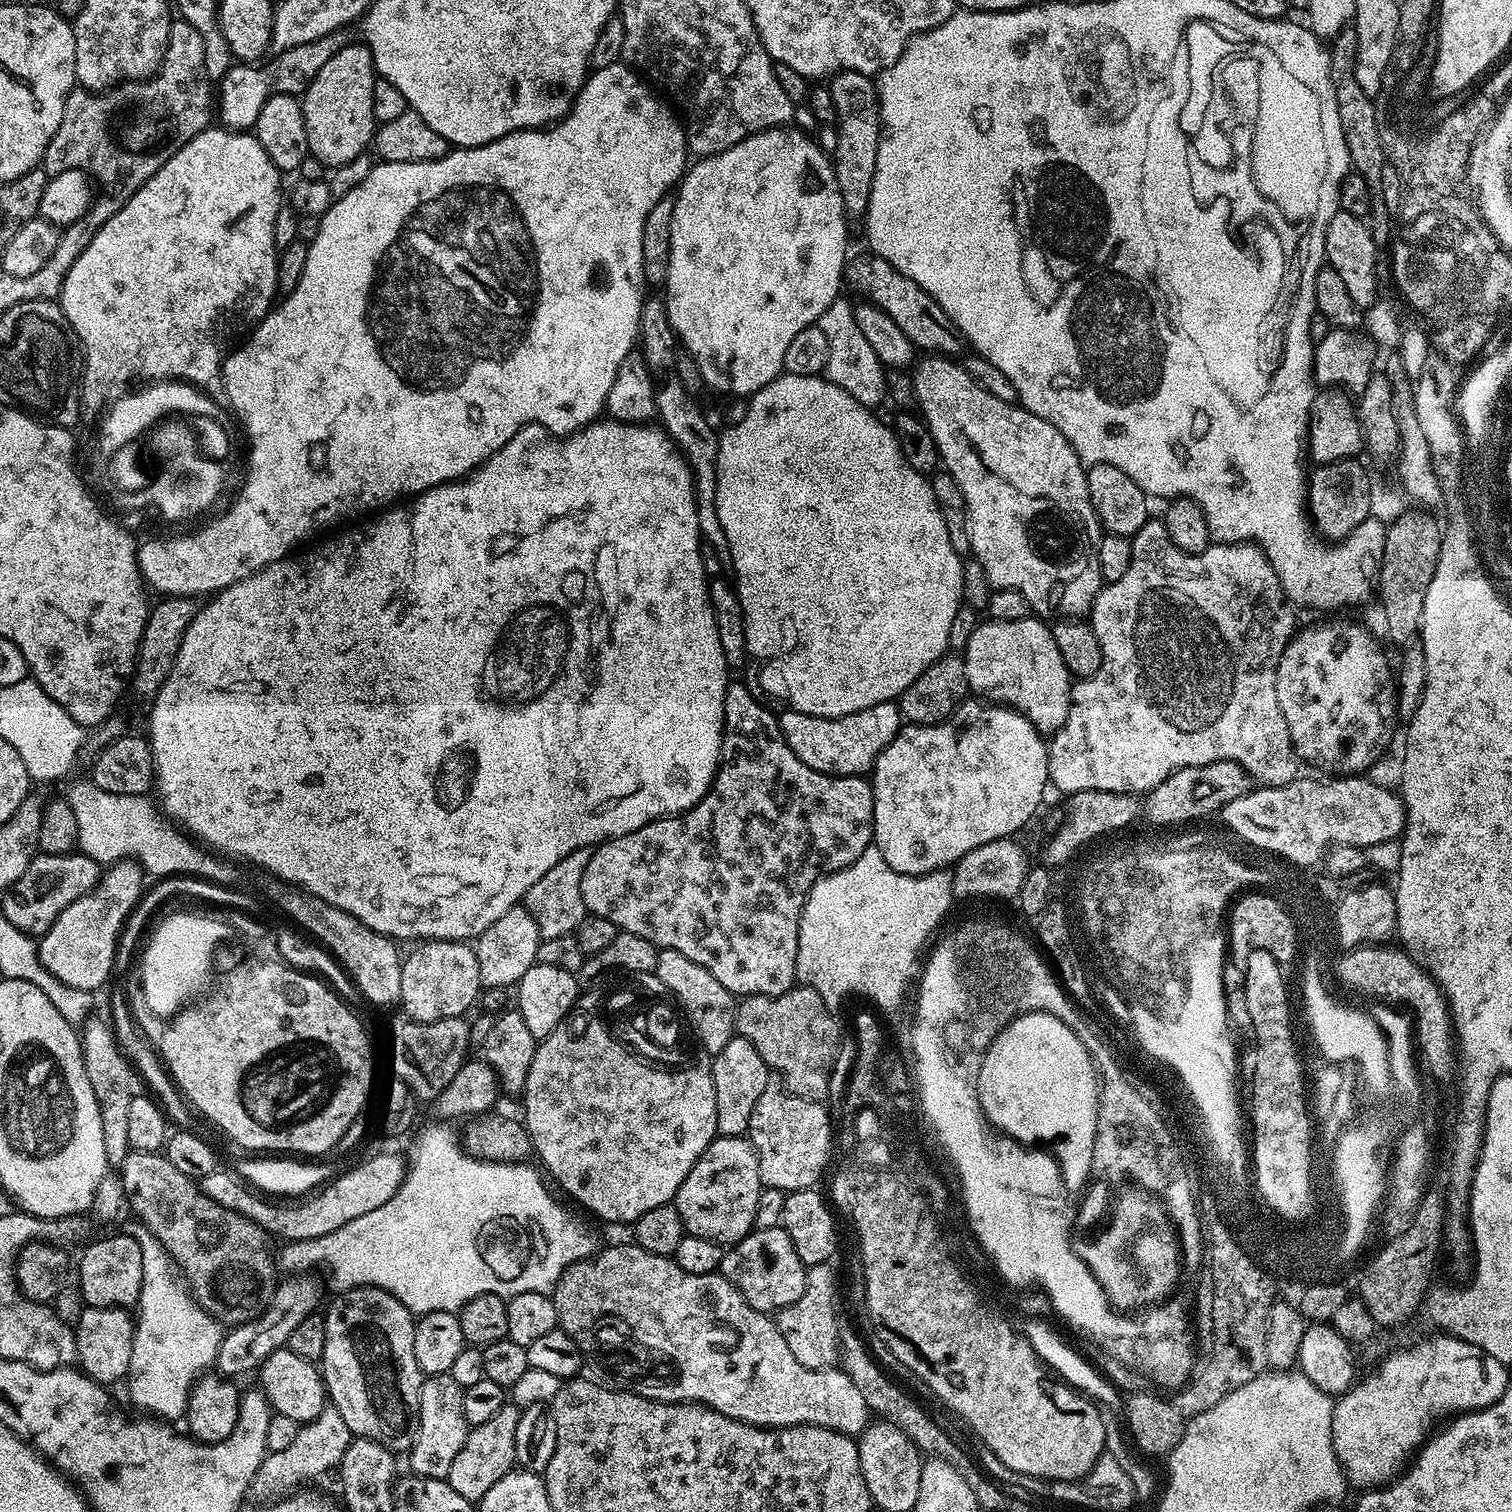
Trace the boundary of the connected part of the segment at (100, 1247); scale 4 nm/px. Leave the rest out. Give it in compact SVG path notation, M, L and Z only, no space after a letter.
M127 1234L104 1236L80 1256L79 1295L89 1308L127 1308L140 1303L142 1290L142 1246Z

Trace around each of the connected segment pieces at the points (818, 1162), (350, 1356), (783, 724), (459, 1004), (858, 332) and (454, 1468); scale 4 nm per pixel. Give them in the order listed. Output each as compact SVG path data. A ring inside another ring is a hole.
M770 1086L758 1098L746 1133L760 1163L760 1183L785 1194L819 1185L820 1175L834 1156L834 1124L823 1103L796 1096L780 1086Z
M351 1288L349 1292L339 1293L335 1299L336 1304L330 1305L324 1316L326 1350L318 1362L327 1399L331 1407L342 1414L353 1437L373 1440L396 1454L407 1453L418 1434L420 1388L426 1379L418 1366L418 1358L414 1358L414 1313L402 1306L394 1294L381 1288Z
M891 700L829 720L791 710L781 711L778 719L786 746L790 746L790 750L810 766L810 770L818 770L827 776L864 776L871 773L878 754L890 746L902 727L899 703Z
M430 940L419 943L401 963L402 986L400 987L400 1006L403 1006L407 1019L415 1023L445 1020L448 1017L463 1017L472 1004L477 1003L483 984L475 949L466 942L453 940Z
M842 296L837 297L823 311L816 323L816 327L824 332L829 346L824 374L832 384L846 390L864 408L875 409L888 396L887 371L874 350L871 349L870 342L863 337L862 329L859 328L853 316L854 306L844 299L845 297Z
M505 1402L502 1410L495 1412L489 1420L469 1427L466 1442L462 1442L462 1450L458 1450L458 1455L454 1457L447 1479L448 1485L458 1490L462 1498L473 1502L480 1501L486 1490L490 1490L490 1486L495 1486L517 1467L514 1434L518 1431L521 1411L517 1404Z

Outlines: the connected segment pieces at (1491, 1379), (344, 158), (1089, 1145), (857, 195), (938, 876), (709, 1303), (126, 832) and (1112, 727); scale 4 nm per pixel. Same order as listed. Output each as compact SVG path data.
M1432 1335L1436 1336L1413 1348L1390 1353L1365 1380L1363 1377L1353 1384L1333 1403L1332 1441L1349 1485L1356 1487L1357 1484L1357 1489L1367 1490L1395 1480L1433 1431L1432 1420L1439 1416L1451 1418L1461 1412L1474 1412L1502 1398L1510 1382L1509 1365L1498 1362L1498 1358L1484 1355L1478 1346L1459 1340L1457 1336Z
M354 43L330 58L302 95L309 153L329 169L350 162L350 158L365 155L367 148L364 147L373 143L377 127L374 118L376 79L378 73L372 52L366 44Z
M1027 1012L1005 1026L984 1056L977 1089L991 1120L1004 1124L1008 1132L1016 1132L1024 1140L1056 1140L1056 1148L1060 1148L1056 1157L1064 1160L1065 1174L1074 1174L1078 1164L1084 1169L1089 1166L1095 1152L1094 1122L1098 1122L1098 1072L1086 1046L1061 1020L1045 1012Z
M837 72L831 77L830 87L838 125L834 151L836 181L842 194L845 213L852 218L863 217L868 210L868 199L874 182L876 155L880 153L880 90L873 77L861 72Z
M869 846L859 858L850 866L846 866L837 872L831 872L829 876L822 876L817 880L816 885L810 890L810 894L804 903L804 909L800 915L800 929L798 930L798 958L796 959L796 979L801 985L818 990L822 998L830 1006L836 1006L843 996L862 997L867 993L868 996L875 996L880 1004L895 1004L899 999L899 987L903 980L909 977L910 970L913 969L913 957L916 956L916 947L920 941L924 940L925 932L929 932L932 924L941 913L947 913L952 906L954 897L952 894L952 873L948 870L938 872L927 872L925 876L907 876L901 872L895 872L882 858L882 854L875 846Z
M627 1242L628 1244L616 1244L613 1248L597 1251L595 1255L587 1260L579 1260L576 1264L571 1264L569 1268L560 1276L556 1287L552 1289L550 1295L554 1306L558 1310L558 1325L563 1328L566 1334L570 1334L570 1338L574 1338L574 1328L578 1328L578 1320L590 1320L590 1332L588 1336L588 1346L590 1350L594 1344L594 1336L596 1332L600 1332L600 1312L606 1310L620 1310L620 1308L650 1308L650 1322L648 1326L652 1326L652 1348L660 1348L668 1354L672 1354L678 1364L666 1364L662 1370L662 1362L660 1362L660 1380L656 1382L656 1394L654 1400L661 1400L663 1404L706 1404L718 1414L726 1414L726 1418L734 1418L743 1424L753 1424L759 1428L789 1428L795 1424L809 1424L810 1426L822 1426L829 1428L835 1432L841 1432L853 1438L859 1437L860 1433L868 1427L870 1423L870 1411L861 1391L854 1386L846 1373L842 1372L839 1367L823 1368L822 1370L810 1370L806 1366L802 1366L802 1362L798 1362L798 1358L794 1358L794 1354L790 1354L790 1346L786 1346L786 1338L782 1338L782 1334L778 1334L778 1326L775 1319L767 1312L759 1312L754 1310L754 1306L750 1306L742 1298L742 1294L736 1289L731 1282L715 1272L710 1274L686 1274L686 1270L682 1270L682 1266L678 1266L675 1259L659 1256L658 1254L650 1254L646 1250L642 1250L635 1242Z
M84 780L69 786L66 799L70 810L74 810L74 819L78 822L78 848L85 856L94 858L101 866L134 860L149 877L154 876L152 878L193 876L235 890L245 887L242 871L230 864L229 859L205 850L179 827L169 823L161 816L157 805L148 801L147 795L114 794Z
M1156 518L1149 519L1142 530L1131 537L1131 542L1130 570L1126 570L1118 582L1104 584L1090 609L1090 623L1094 634L1098 634L1098 646L1102 646L1102 666L1098 666L1098 674L1087 676L1085 680L1076 680L1072 685L1070 714L1066 714L1066 722L1054 733L1048 744L1048 779L1051 787L1056 787L1063 794L1082 790L1147 794L1179 768L1206 766L1219 760L1233 760L1257 785L1266 788L1286 786L1291 780L1297 779L1301 775L1302 761L1296 755L1296 747L1292 745L1282 706L1278 706L1276 673L1284 647L1294 635L1293 609L1263 548L1252 542L1216 542L1199 554L1189 554L1174 546L1163 523Z

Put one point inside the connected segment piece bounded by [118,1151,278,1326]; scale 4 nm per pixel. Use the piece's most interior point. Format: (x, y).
(227, 1261)

